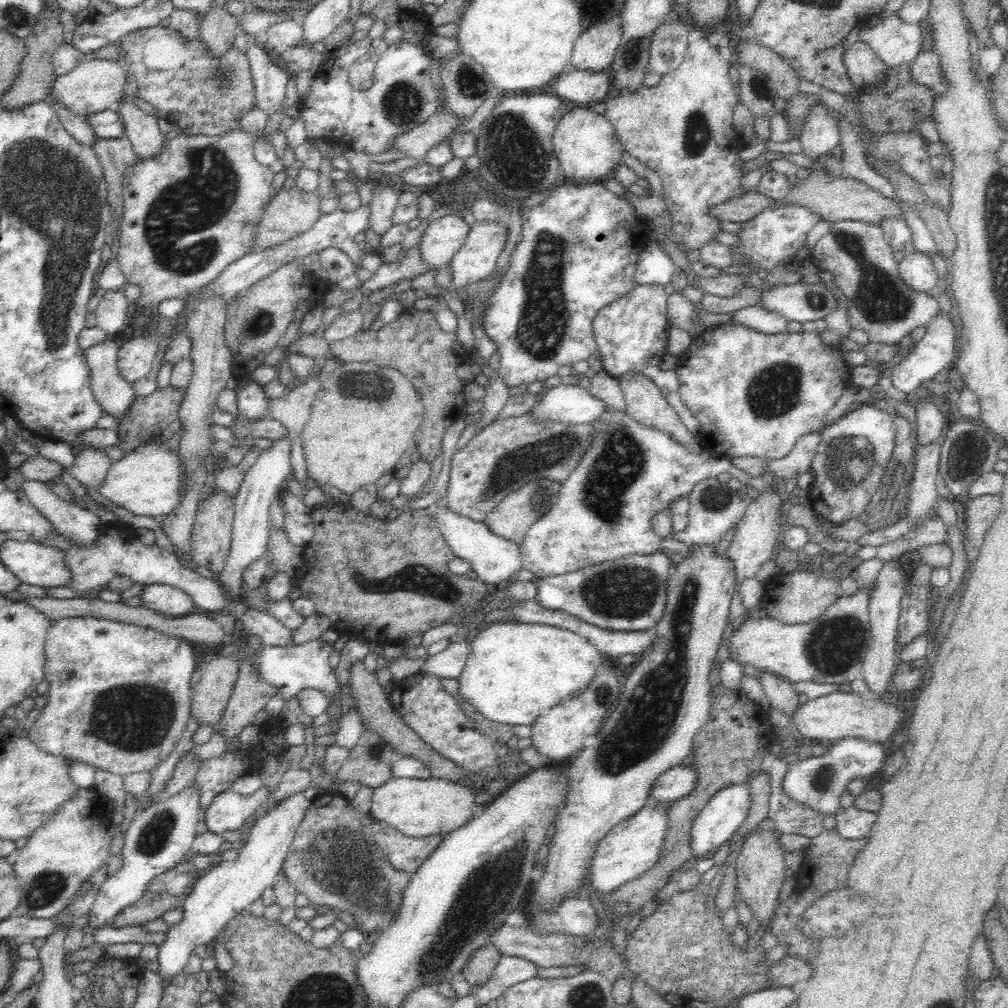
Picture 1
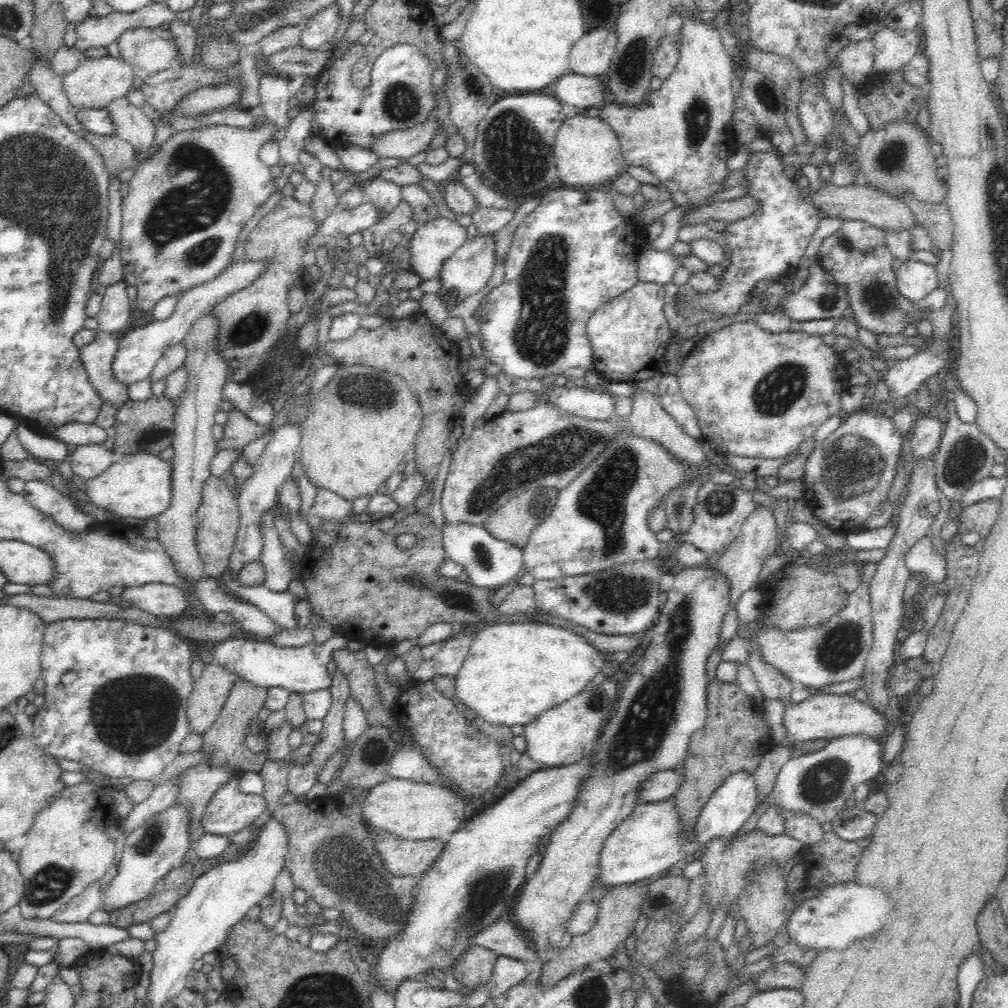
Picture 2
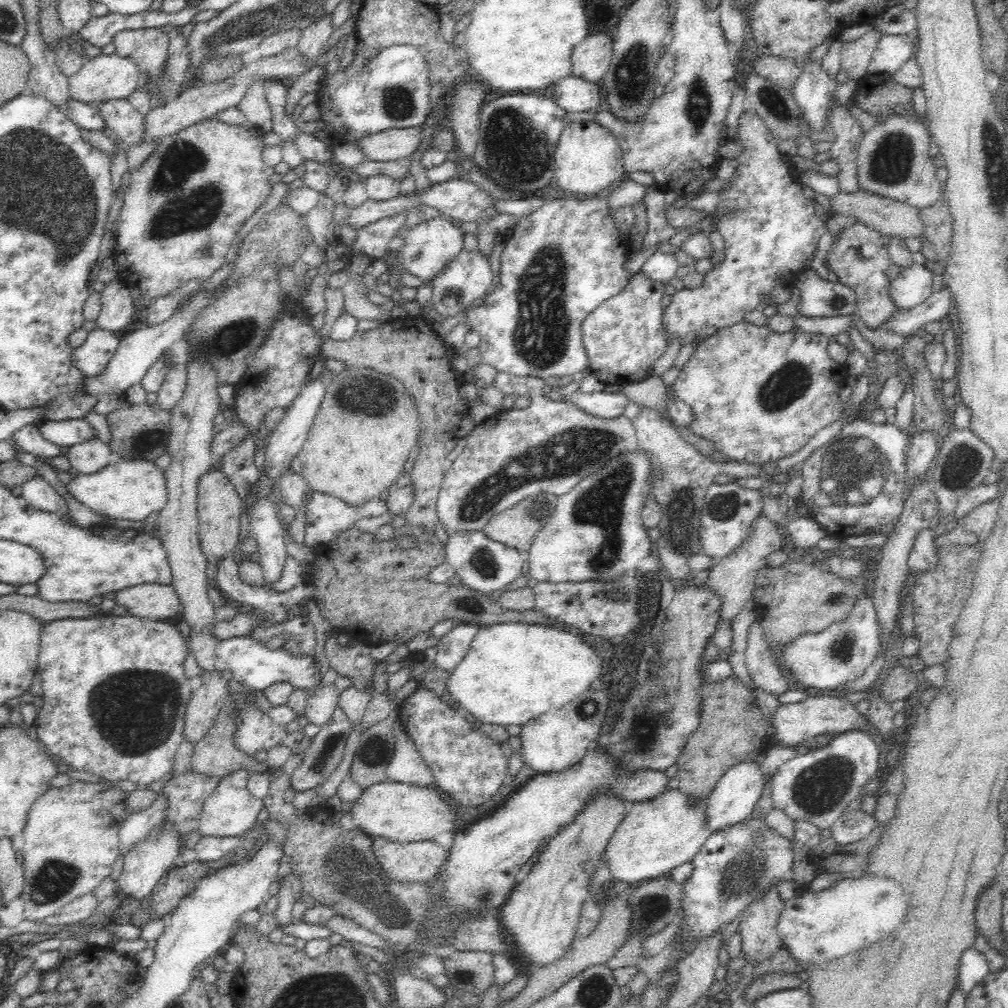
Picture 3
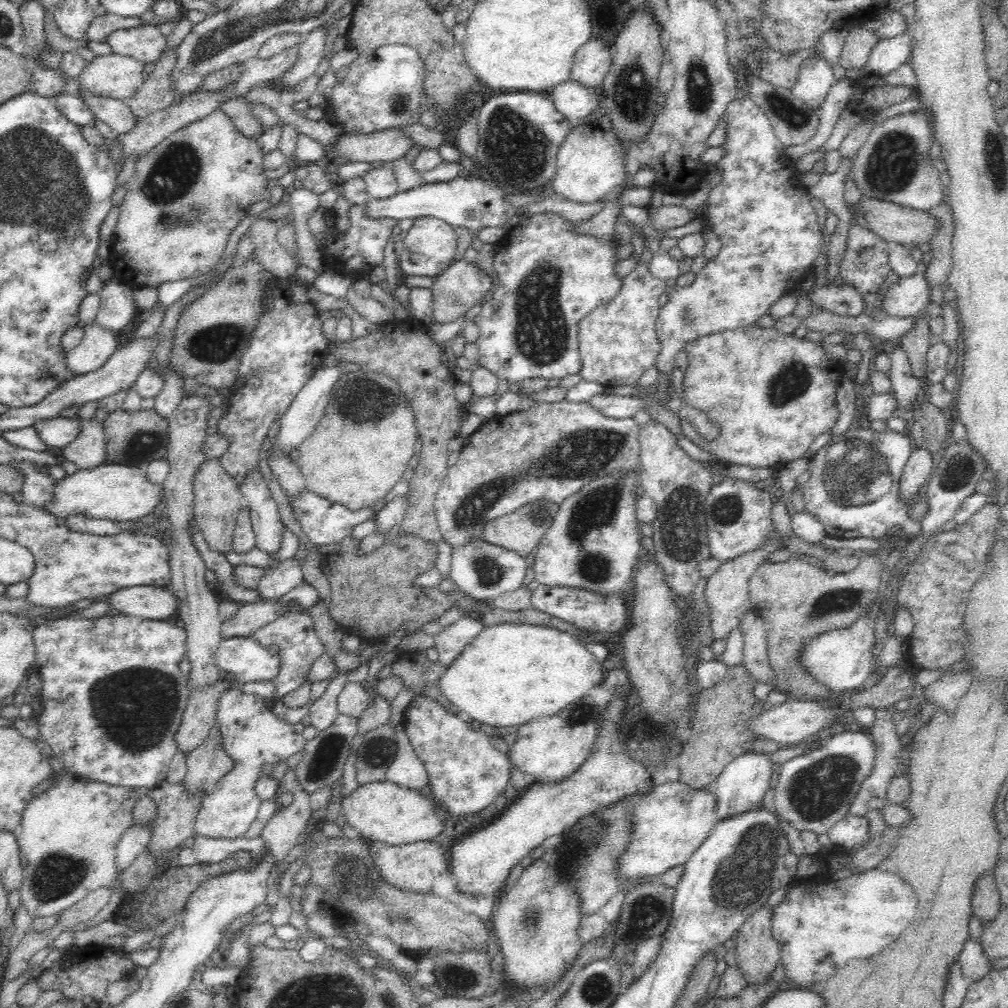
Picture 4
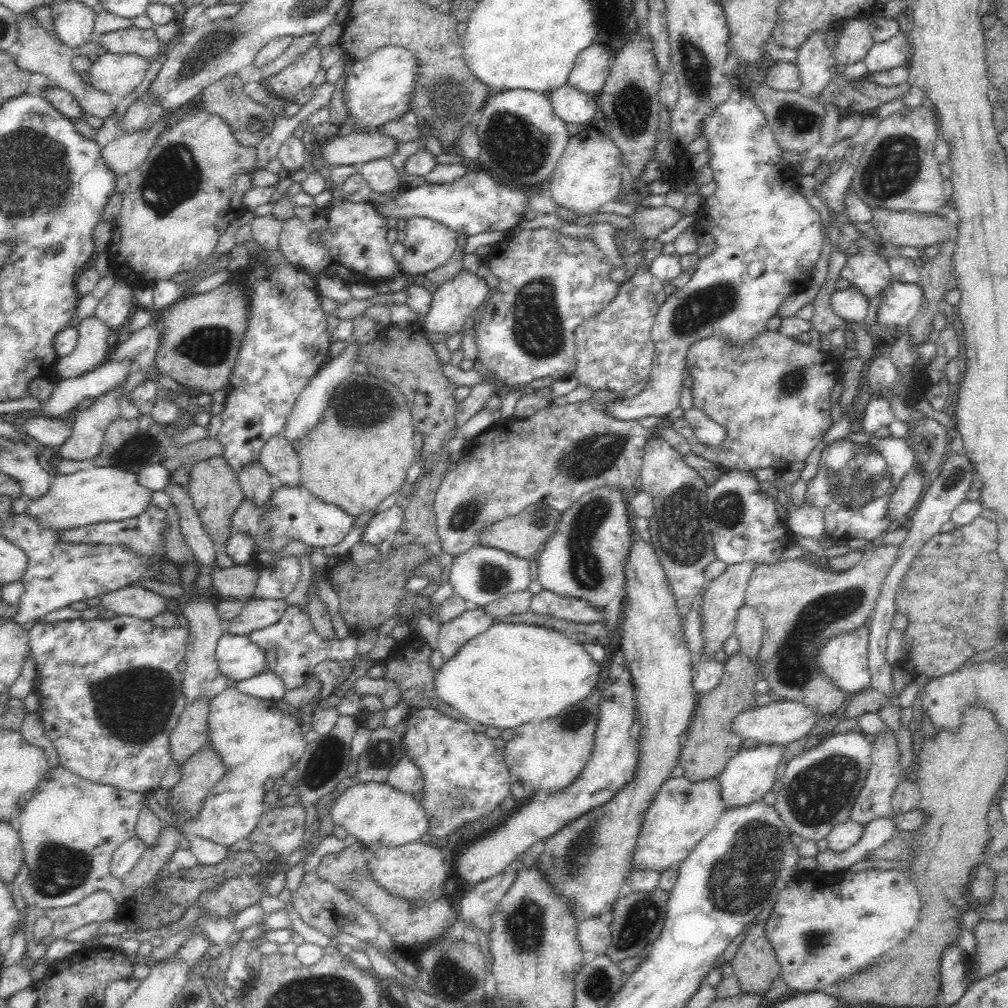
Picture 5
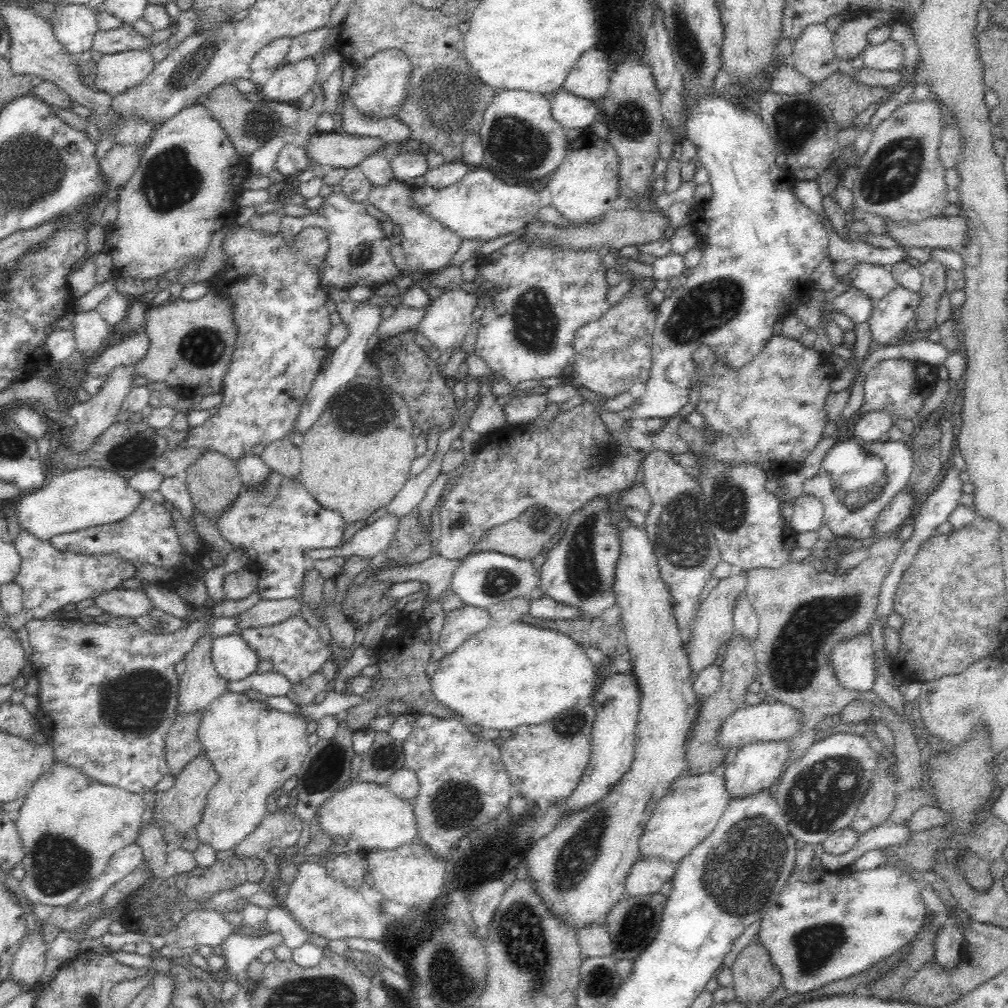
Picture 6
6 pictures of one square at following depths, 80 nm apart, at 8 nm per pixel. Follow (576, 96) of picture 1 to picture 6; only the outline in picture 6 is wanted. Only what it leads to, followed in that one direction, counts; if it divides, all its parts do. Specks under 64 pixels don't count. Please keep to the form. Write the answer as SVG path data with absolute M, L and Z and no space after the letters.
M561 88L549 95L549 98L552 116L562 128L589 131L597 115L595 101L576 97Z

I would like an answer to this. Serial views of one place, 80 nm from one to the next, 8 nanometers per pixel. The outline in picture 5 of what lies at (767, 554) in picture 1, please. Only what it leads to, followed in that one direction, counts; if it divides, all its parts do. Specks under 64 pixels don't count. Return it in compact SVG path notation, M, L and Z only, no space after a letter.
M752 562L728 565L724 574L708 582L700 610L700 635L703 644L701 651L694 655L695 663L709 661L719 649L723 648L726 640L735 634L736 614L738 608L745 603L747 584L756 565Z

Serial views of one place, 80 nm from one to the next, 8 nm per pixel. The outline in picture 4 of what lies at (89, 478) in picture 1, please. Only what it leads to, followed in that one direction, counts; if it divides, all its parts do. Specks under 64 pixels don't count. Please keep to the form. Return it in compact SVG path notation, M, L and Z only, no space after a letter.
M97 410L91 420L79 418L78 437L57 452L79 469L92 469L103 465L107 458L104 422L108 413Z

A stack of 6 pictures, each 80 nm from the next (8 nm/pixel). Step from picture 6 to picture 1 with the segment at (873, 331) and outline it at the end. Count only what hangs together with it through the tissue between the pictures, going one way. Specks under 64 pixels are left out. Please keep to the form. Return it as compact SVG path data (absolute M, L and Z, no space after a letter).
M914 251L908 253L897 263L898 275L908 285L908 289L916 293L928 293L938 282L940 276L932 265L932 260L926 253Z

